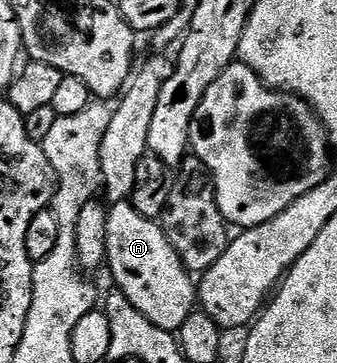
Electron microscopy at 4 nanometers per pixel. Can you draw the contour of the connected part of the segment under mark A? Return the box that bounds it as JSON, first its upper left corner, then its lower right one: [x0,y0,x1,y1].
[107,201,198,331]

